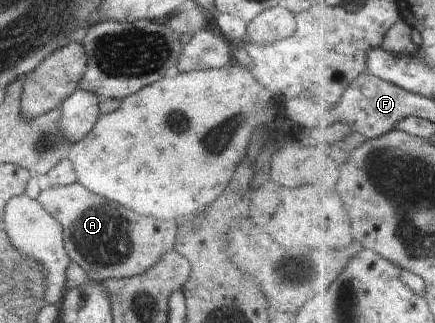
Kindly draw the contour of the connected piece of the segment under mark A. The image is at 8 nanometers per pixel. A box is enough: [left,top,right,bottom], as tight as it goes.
[38,183,177,282]

